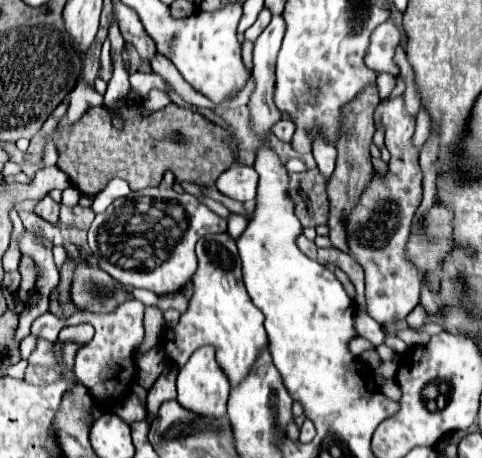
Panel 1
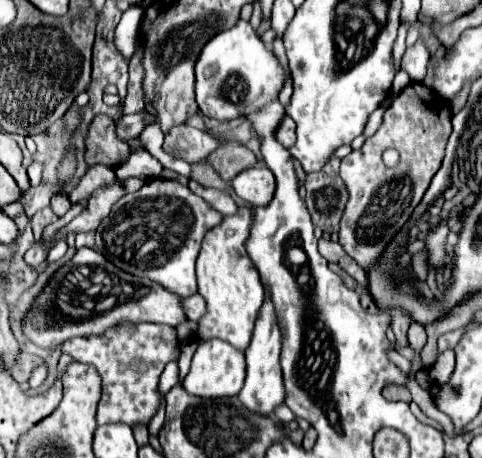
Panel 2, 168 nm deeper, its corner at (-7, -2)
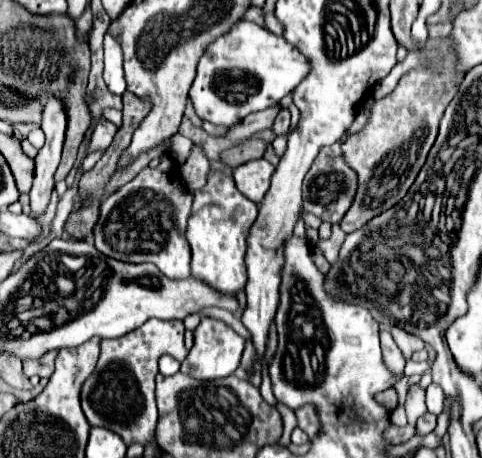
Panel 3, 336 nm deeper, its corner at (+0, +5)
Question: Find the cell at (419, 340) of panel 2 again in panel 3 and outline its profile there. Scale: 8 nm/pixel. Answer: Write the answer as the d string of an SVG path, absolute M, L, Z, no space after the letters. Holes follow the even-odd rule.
M392 327L392 337L394 337L396 345L400 347L400 351L402 351L402 355L404 355L406 361L412 357L412 353L424 349L424 341L420 341L418 337L406 333L406 331L400 329L400 327Z

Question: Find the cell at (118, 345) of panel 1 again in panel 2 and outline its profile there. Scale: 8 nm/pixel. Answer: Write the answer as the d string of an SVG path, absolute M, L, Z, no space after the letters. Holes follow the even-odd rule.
M121 322L103 336L71 338L63 344L63 352L71 354L81 364L93 364L103 382L103 394L97 408L97 424L125 422L149 424L159 406L159 376L167 362L177 360L179 346L175 328L165 324L131 324Z

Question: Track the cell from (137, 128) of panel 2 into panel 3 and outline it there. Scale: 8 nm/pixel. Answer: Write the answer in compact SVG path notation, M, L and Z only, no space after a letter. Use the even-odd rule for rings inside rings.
M100 119L98 121L98 125L94 127L94 133L92 133L92 141L90 141L90 151L96 151L96 149L106 149L110 143L112 143L112 139L114 139L114 135L116 135L116 125L114 123L110 123L108 119Z

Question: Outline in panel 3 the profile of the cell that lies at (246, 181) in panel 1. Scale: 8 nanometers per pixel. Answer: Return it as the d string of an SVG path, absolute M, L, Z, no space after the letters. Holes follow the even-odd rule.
M266 159L248 161L232 171L232 177L236 181L236 187L242 195L246 195L250 201L260 203L270 187L270 177L274 173L274 165Z

